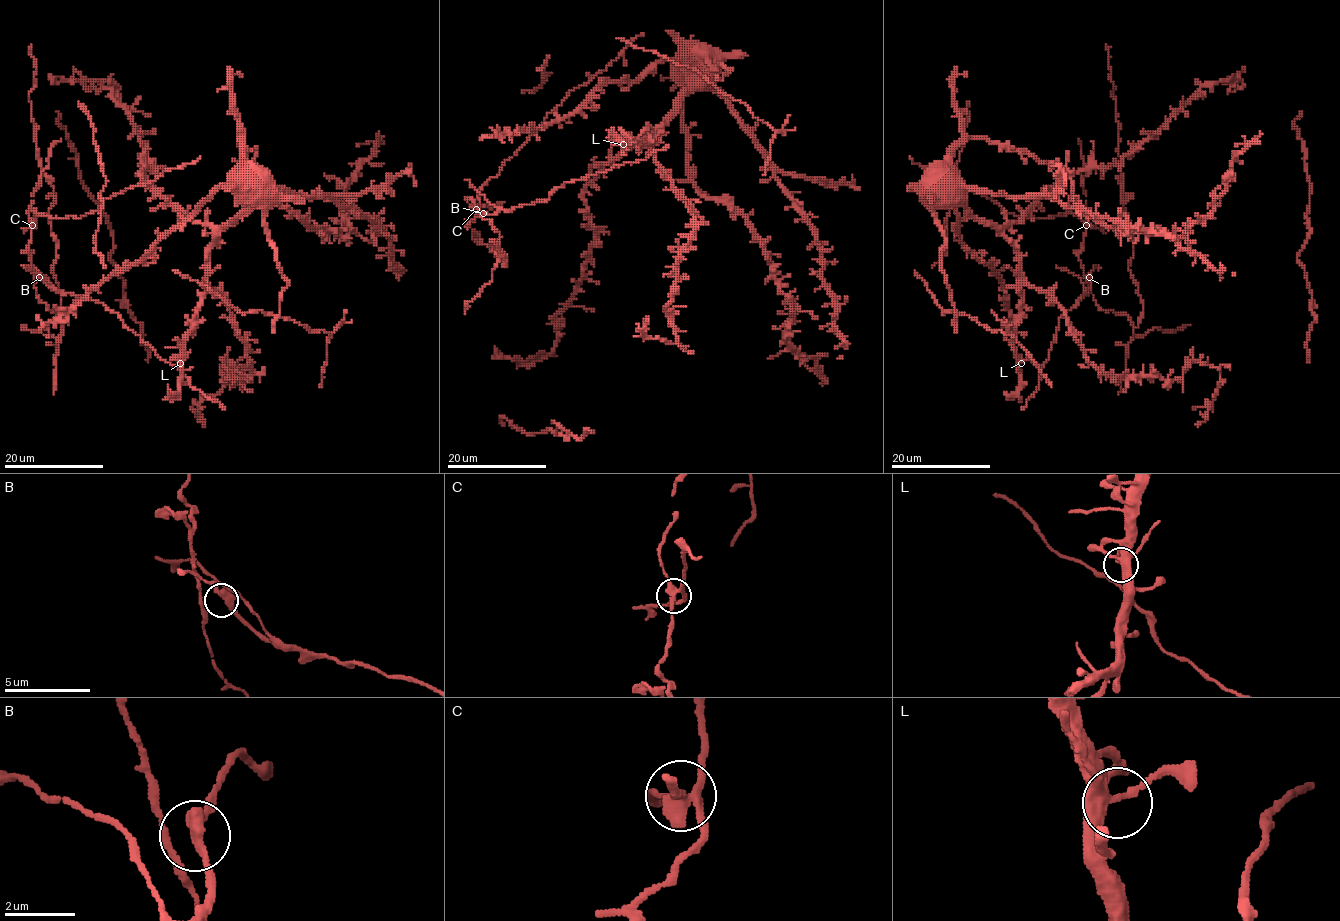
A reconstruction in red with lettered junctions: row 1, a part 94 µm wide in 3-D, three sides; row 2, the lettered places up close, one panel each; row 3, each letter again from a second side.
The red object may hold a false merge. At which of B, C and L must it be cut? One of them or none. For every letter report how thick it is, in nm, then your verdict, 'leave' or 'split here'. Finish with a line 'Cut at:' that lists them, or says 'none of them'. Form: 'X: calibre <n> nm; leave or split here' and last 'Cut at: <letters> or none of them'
B: calibre 320 nm; leave
C: calibre 320 nm; split here
L: calibre 360 nm; leave
Cut at: C

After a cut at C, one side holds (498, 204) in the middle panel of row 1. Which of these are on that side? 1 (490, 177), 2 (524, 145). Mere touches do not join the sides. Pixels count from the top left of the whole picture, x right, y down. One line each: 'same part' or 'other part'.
1: other part
2: other part

